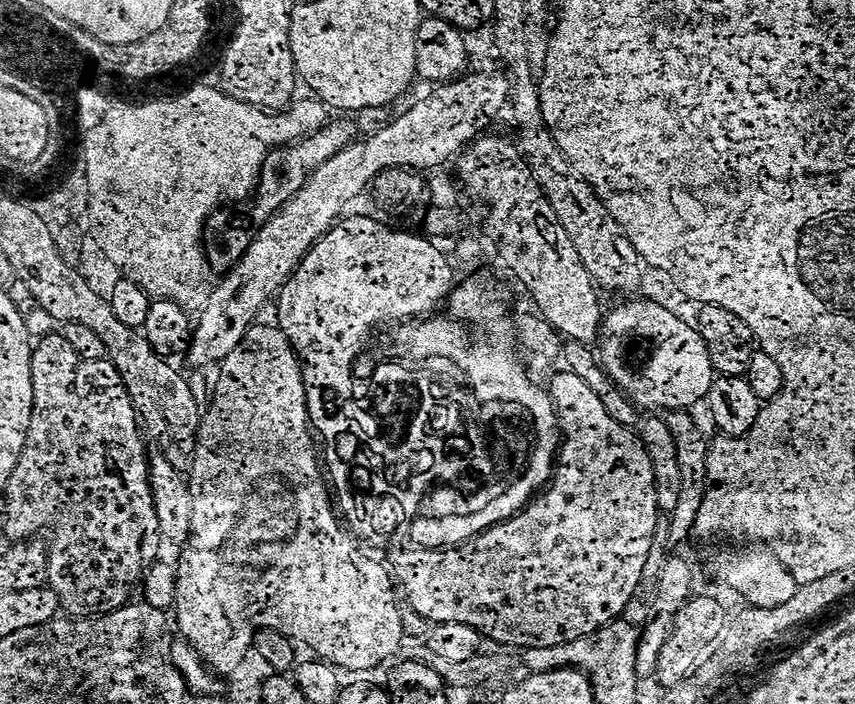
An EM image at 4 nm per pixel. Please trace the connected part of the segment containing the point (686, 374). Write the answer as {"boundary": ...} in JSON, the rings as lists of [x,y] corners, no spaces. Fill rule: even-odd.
{"boundary":[[[642,299],[623,301],[624,304],[614,314],[621,318],[620,326],[624,331],[635,332],[638,337],[652,341],[650,354],[634,373],[624,368],[623,362],[614,356],[603,359],[603,367],[616,385],[630,395],[641,409],[662,412],[692,410],[702,400],[707,401],[711,397],[718,378],[705,338],[695,325],[690,326],[670,309]]]}

